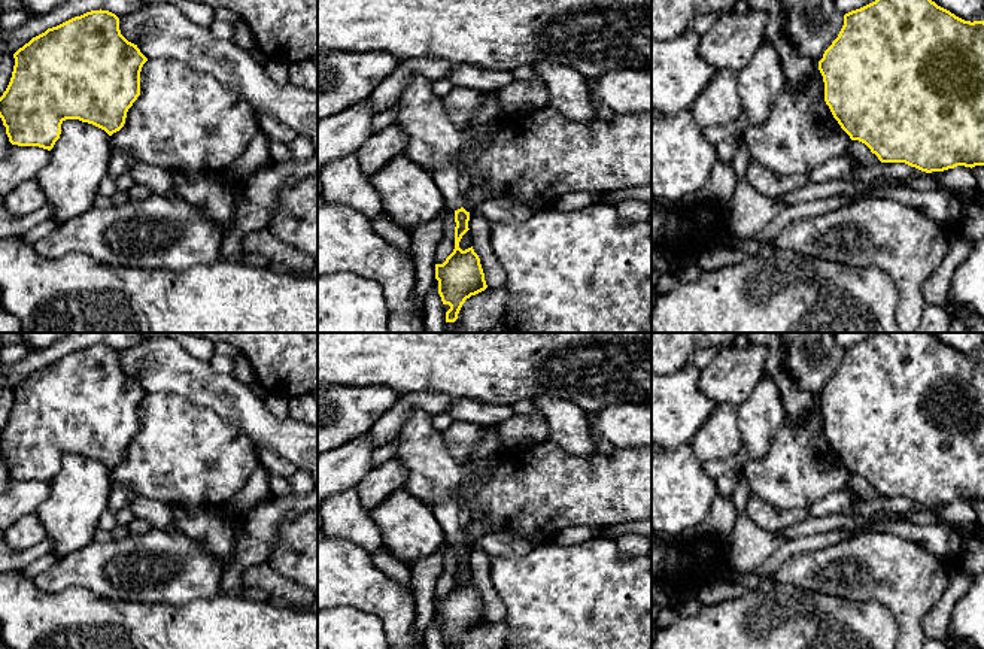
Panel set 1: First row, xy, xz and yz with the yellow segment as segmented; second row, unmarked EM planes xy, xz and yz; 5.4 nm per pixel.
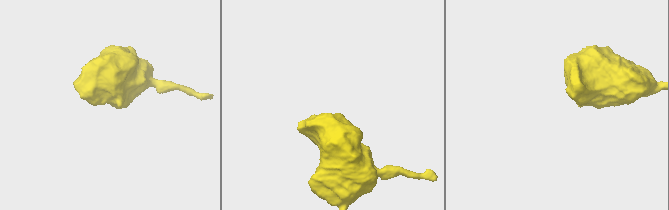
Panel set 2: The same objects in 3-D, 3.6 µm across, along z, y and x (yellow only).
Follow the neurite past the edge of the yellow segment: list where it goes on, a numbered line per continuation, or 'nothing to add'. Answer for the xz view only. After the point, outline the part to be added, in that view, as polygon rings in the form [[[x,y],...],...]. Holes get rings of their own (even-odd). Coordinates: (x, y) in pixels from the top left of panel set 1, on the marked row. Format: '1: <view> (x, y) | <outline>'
1: xz (453, 182) | [[[477,151],[462,154],[455,163],[434,170],[434,182],[441,191],[446,207],[458,210],[464,207],[470,189],[468,170],[477,157]]]

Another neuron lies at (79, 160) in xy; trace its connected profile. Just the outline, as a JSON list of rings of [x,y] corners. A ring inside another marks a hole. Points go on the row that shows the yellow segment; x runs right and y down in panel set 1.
[[[79,119],[63,121],[49,163],[36,176],[54,207],[54,221],[63,224],[94,207],[112,154],[104,130]]]

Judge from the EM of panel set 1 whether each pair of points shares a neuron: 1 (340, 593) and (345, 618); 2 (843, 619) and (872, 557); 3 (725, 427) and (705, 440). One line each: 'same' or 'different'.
1: different
2: different
3: same

